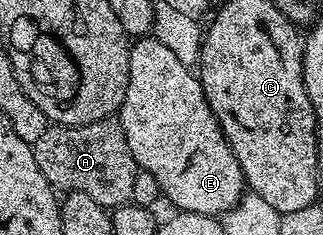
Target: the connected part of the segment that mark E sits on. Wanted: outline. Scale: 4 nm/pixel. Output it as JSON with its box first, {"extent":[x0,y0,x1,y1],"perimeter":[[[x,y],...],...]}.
{"extent":[120,38,248,217],"perimeter":[[[138,38],[130,45],[130,69],[128,90],[120,109],[120,123],[124,138],[128,138],[128,150],[143,172],[150,172],[160,186],[162,196],[170,199],[179,212],[195,212],[221,217],[242,200],[248,185],[236,162],[236,154],[228,146],[226,136],[218,125],[216,114],[208,106],[208,98],[202,89],[195,69],[184,66],[164,42],[153,38]]]}

